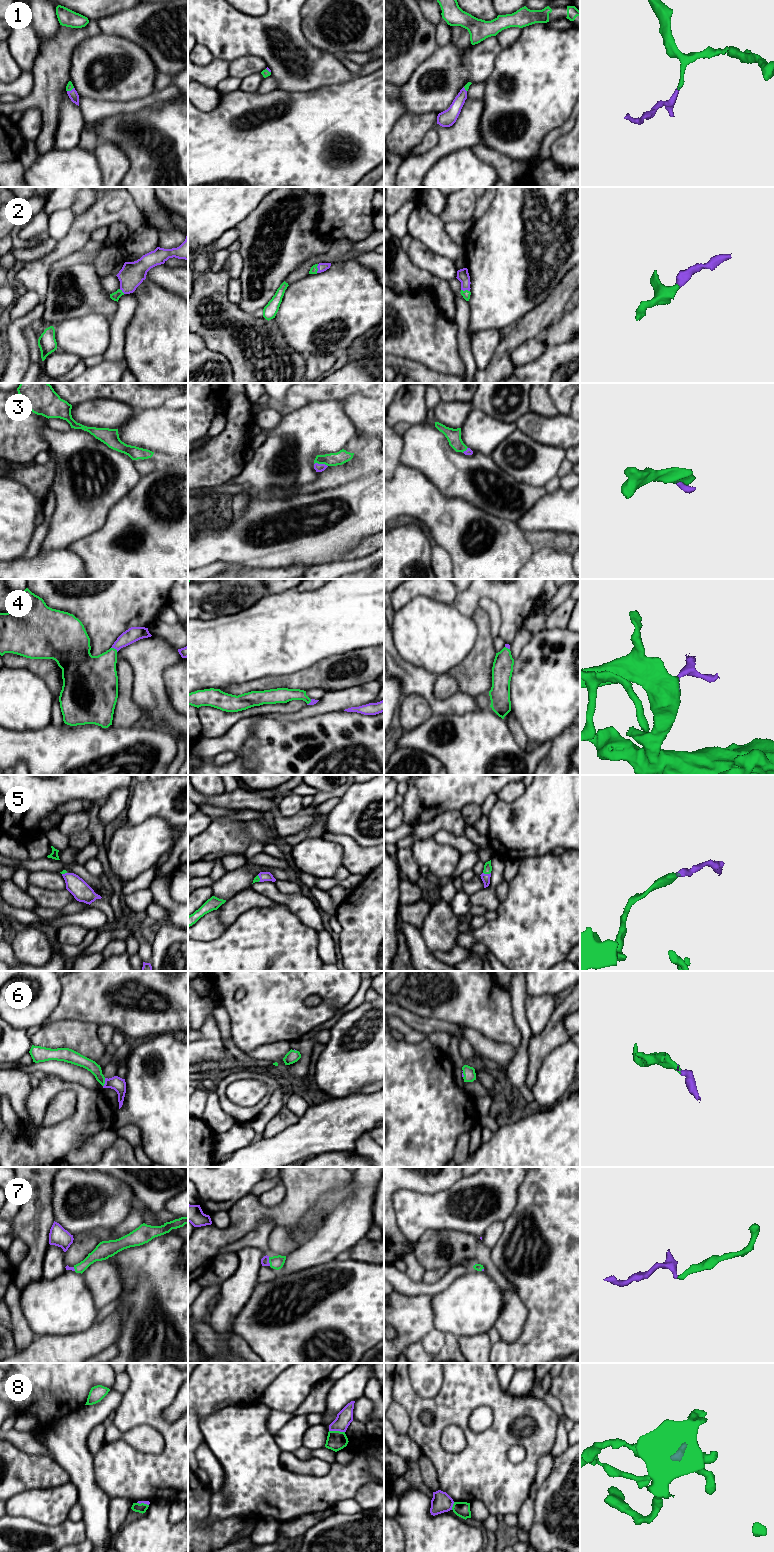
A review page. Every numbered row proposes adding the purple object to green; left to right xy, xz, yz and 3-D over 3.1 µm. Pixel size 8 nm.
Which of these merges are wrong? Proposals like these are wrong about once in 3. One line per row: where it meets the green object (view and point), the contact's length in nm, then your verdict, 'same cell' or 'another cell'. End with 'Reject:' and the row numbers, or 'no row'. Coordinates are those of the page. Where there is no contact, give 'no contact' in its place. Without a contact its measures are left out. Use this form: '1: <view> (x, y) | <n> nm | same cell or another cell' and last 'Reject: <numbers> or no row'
1: xy (70, 90) | 70 nm | same cell
2: xz (317, 268) | 70 nm | same cell
3: xz (321, 463) | 110 nm | same cell
4: xy (113, 648) | 70 nm | same cell
5: yz (487, 873) | 60 nm | same cell
6: xy (104, 1082) | 70 nm | same cell
7: xz (269, 1261) | 70 nm | same cell
8: xz (337, 1431) | 130 nm | another cell
Reject: 8

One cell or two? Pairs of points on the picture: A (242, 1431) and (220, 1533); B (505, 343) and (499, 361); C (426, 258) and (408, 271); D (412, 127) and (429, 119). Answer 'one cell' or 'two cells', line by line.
A: two cells
B: one cell
C: two cells
D: one cell

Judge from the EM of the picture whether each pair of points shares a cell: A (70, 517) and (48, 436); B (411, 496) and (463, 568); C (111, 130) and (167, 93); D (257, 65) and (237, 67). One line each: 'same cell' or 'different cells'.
A: same cell
B: same cell
C: different cells
D: same cell

